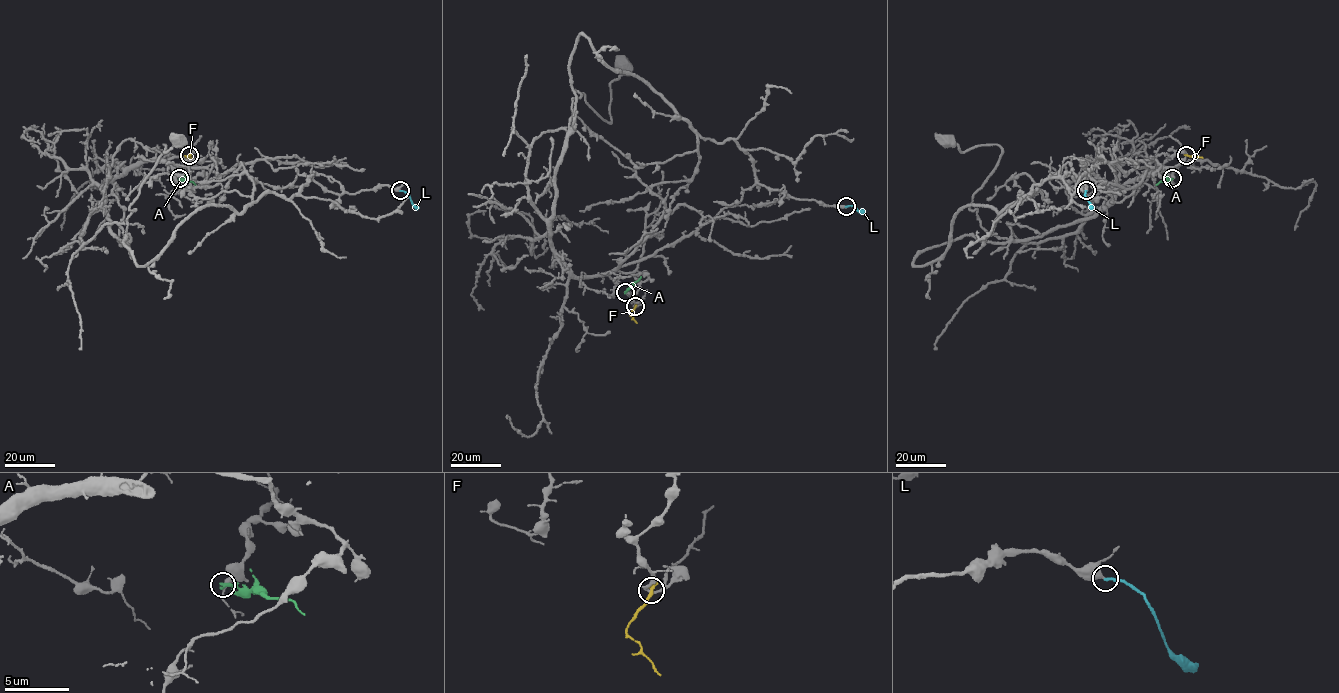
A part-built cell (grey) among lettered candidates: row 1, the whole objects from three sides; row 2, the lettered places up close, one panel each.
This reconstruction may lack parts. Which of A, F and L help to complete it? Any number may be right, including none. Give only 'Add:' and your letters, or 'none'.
Add: none

